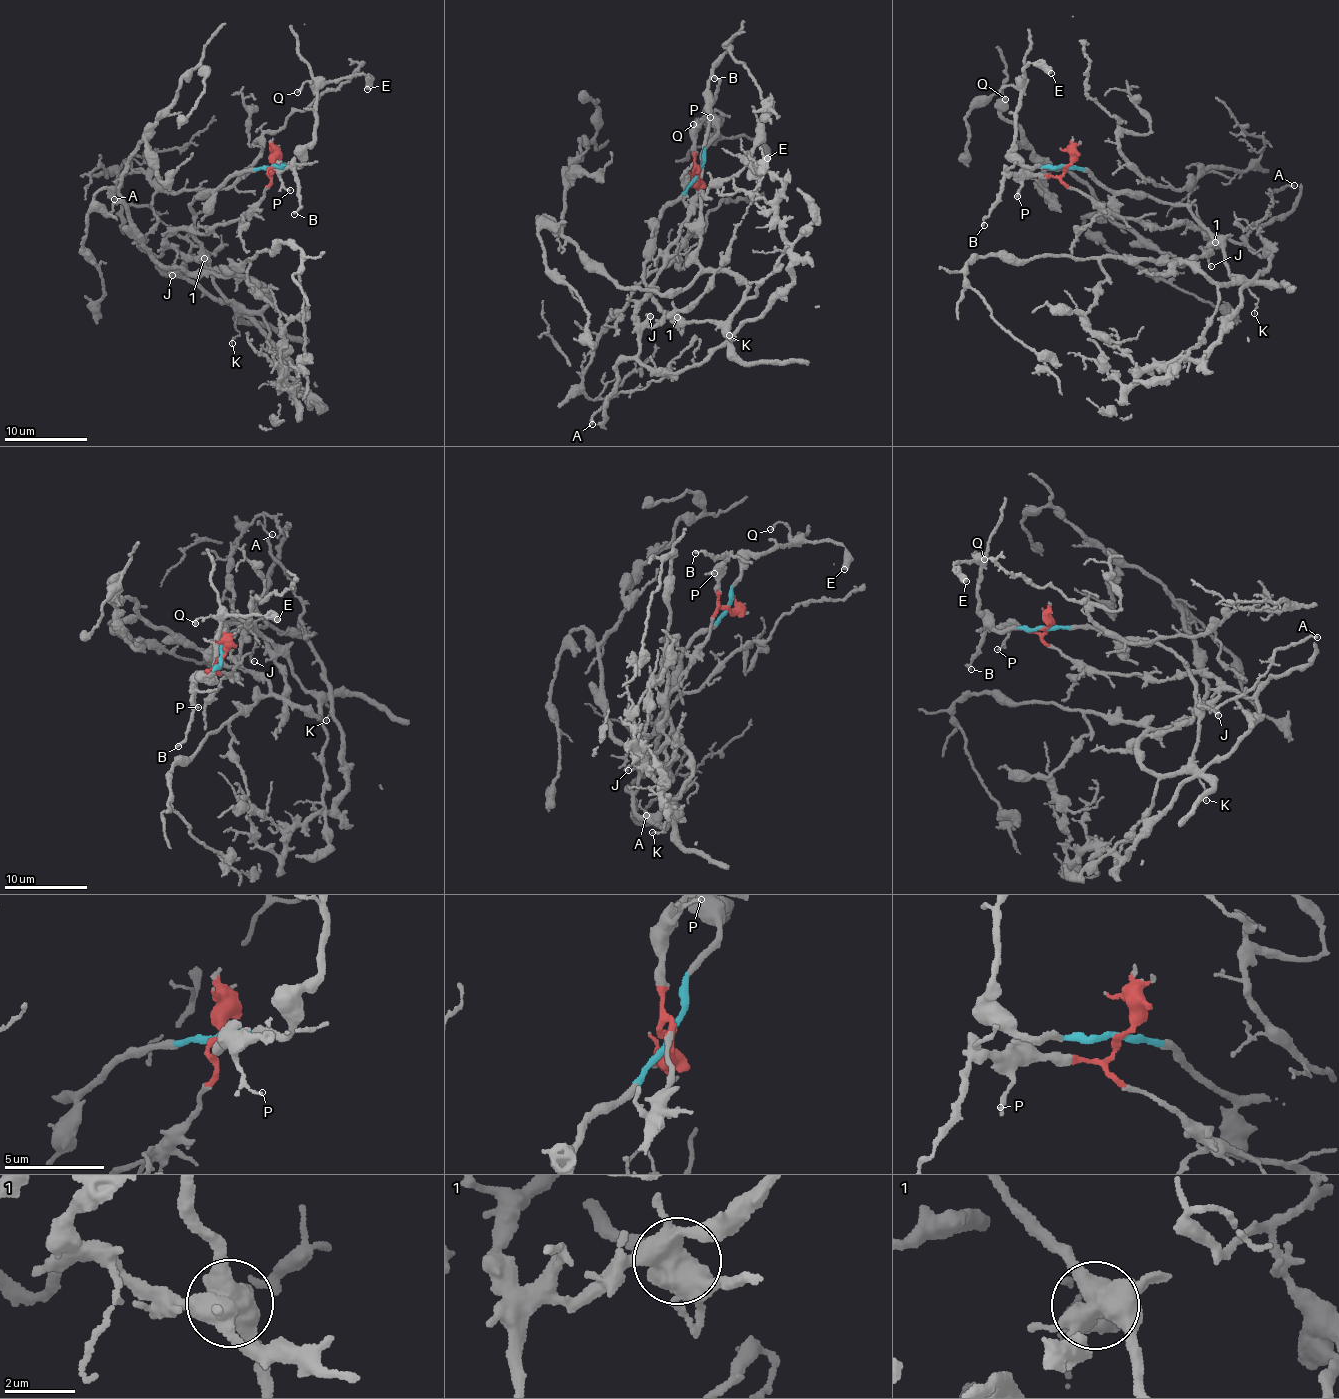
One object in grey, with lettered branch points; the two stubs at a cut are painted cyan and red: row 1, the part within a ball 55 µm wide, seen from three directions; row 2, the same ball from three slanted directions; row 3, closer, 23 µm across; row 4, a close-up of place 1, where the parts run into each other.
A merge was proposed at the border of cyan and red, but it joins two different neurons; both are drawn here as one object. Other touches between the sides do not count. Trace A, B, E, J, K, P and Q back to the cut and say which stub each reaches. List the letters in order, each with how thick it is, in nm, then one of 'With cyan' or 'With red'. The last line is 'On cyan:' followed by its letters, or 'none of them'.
A: Thickness 190 nm. With red
B: Thickness 160 nm. With red
E: Thickness 550 nm. With cyan
J: Thickness 130 nm. With red
K: Thickness 140 nm. With cyan
P: Thickness 140 nm. With red
Q: Thickness 150 nm. With cyan
On cyan: E, K, Q

